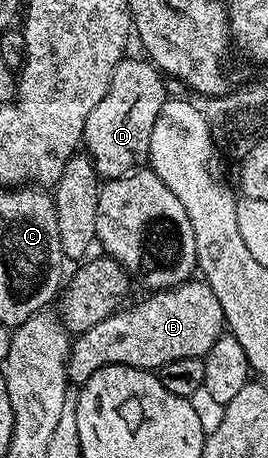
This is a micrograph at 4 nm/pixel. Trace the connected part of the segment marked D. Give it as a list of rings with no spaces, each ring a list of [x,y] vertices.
[[[139,59],[120,61],[106,90],[106,98],[102,98],[102,102],[90,110],[90,118],[86,118],[82,144],[104,180],[117,180],[119,176],[137,171],[147,161],[150,134],[166,99],[166,80],[160,69],[147,59]]]

